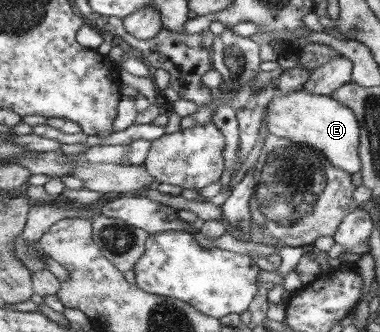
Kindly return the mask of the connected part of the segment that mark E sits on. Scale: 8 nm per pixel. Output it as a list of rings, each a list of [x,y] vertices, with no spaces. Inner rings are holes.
[[[304,89],[286,95],[278,94],[266,105],[263,118],[270,135],[318,147],[332,165],[348,171],[349,174],[361,169],[358,154],[360,144],[358,118],[348,106],[340,104],[331,96],[308,93]]]

